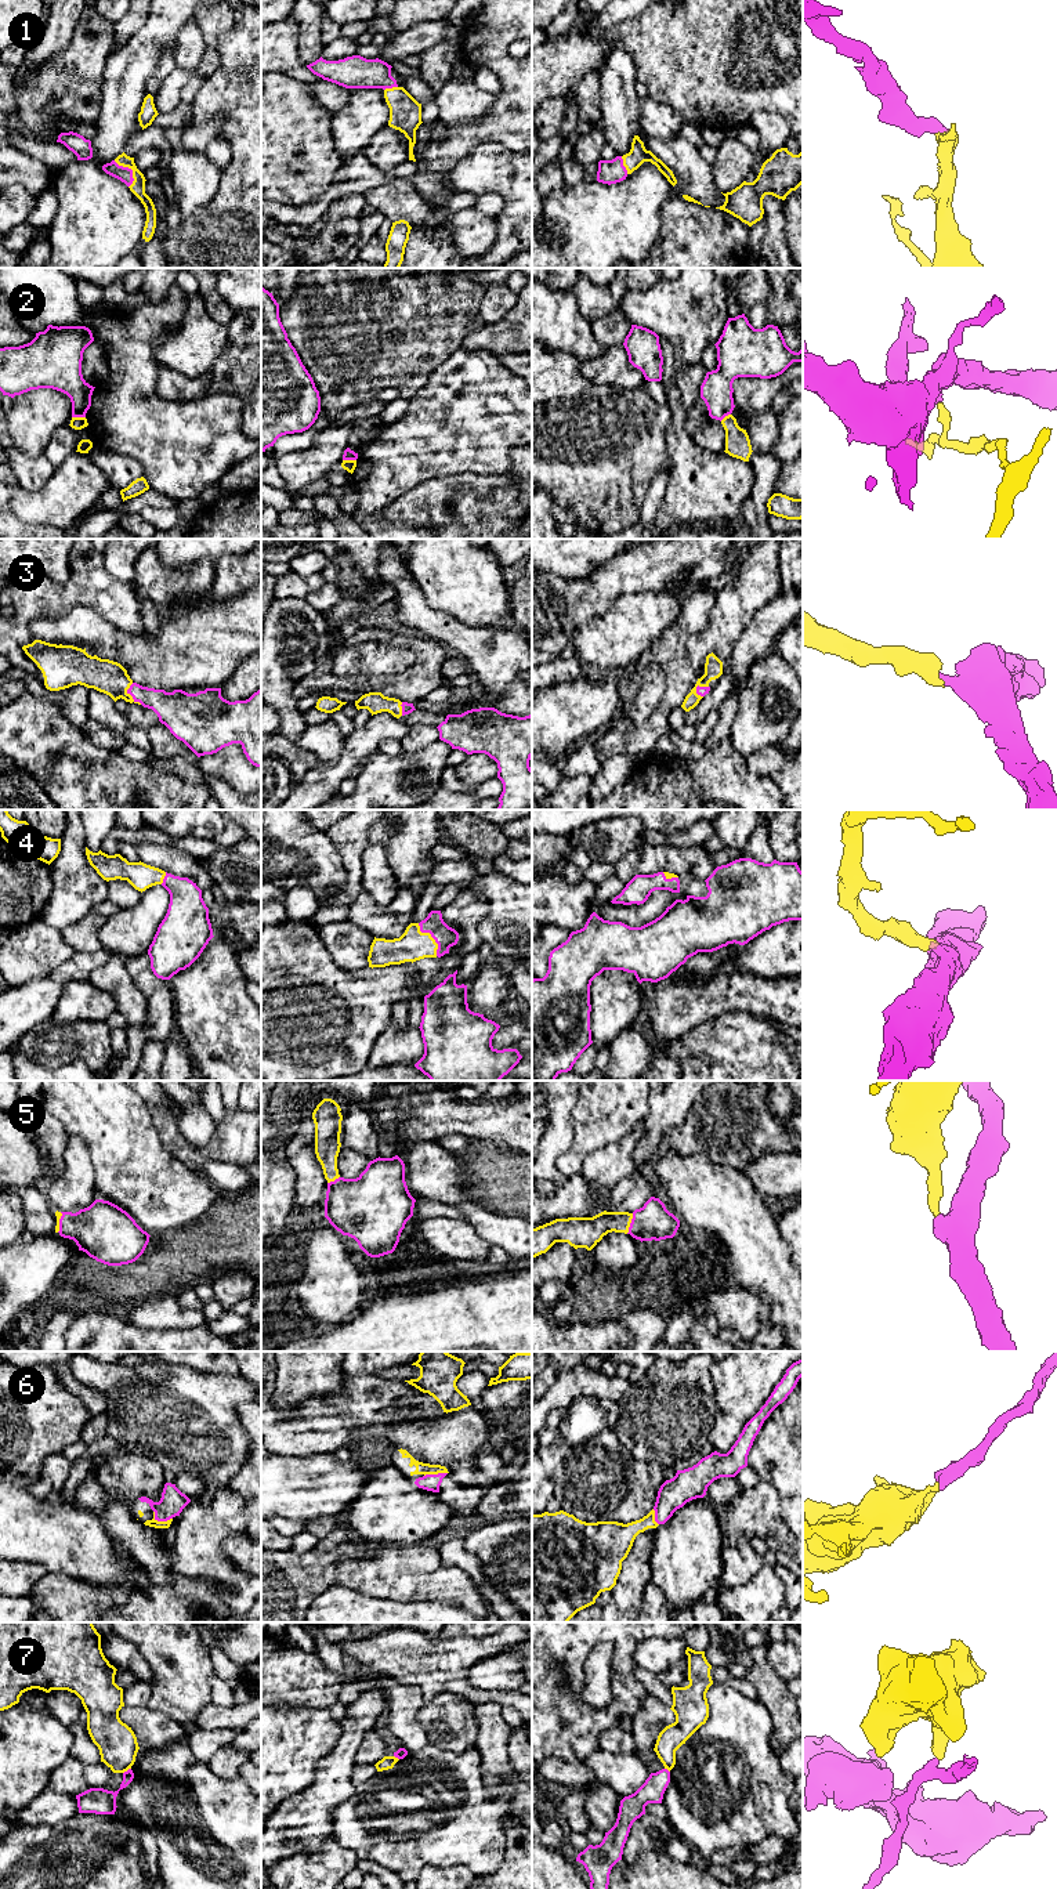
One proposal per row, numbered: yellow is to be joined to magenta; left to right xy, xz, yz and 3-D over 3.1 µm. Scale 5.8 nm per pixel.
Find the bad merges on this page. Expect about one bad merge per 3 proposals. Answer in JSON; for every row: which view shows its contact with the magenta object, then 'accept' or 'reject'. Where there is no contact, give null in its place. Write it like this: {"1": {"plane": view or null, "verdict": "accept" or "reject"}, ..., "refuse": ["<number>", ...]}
{"1": {"plane": "xy", "verdict": "accept"}, "2": {"plane": "xy", "verdict": "reject"}, "3": {"plane": "xy", "verdict": "accept"}, "4": {"plane": "xz", "verdict": "accept"}, "5": {"plane": "yz", "verdict": "accept"}, "6": {"plane": "xy", "verdict": "accept"}, "7": {"plane": "xy", "verdict": "reject"}, "refuse": ["2", "7"]}

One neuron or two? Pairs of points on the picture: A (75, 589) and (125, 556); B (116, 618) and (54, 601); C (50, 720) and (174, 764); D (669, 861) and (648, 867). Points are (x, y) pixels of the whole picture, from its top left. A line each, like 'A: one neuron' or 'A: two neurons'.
A: two neurons
B: one neuron
C: two neurons
D: one neuron

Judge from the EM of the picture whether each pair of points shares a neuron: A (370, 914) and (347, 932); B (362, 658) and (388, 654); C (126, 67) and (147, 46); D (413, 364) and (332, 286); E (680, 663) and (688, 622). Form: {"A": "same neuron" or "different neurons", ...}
{"A": "different neurons", "B": "same neuron", "C": "same neuron", "D": "same neuron", "E": "same neuron"}

